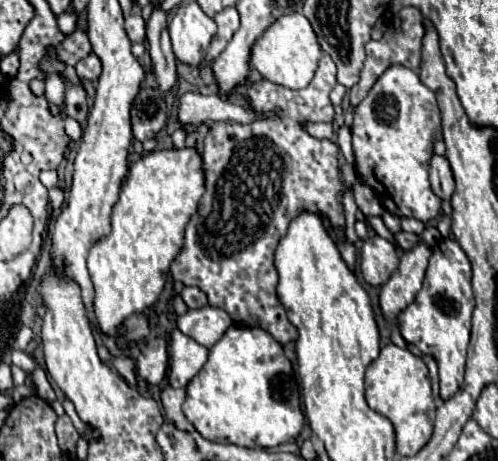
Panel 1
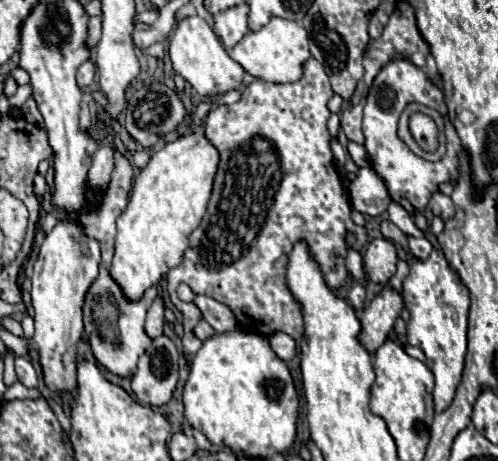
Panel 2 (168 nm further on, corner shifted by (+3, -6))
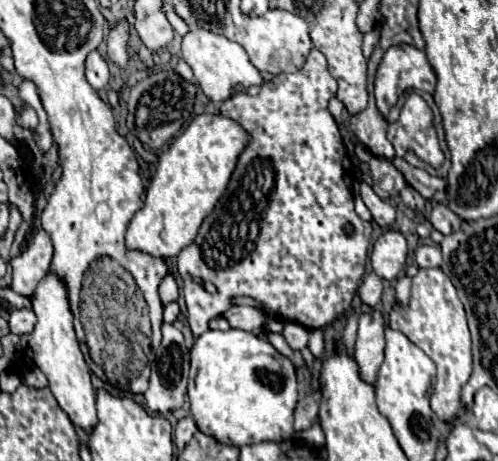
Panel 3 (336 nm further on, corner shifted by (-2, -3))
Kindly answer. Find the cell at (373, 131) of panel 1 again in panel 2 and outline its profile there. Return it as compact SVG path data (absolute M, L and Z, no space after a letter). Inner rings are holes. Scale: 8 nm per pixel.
M405 58L393 60L391 64L387 64L387 68L381 68L379 76L373 80L373 86L367 96L367 104L363 108L363 136L365 136L363 146L367 150L371 168L385 182L391 200L401 204L411 216L423 214L427 210L429 196L437 190L439 184L447 182L449 178L457 178L457 156L461 152L461 140L447 116L447 104L445 104L443 90L437 88L421 68L413 66ZM411 102L417 102L417 104L437 110L445 120L447 154L437 162L427 162L427 160L415 156L407 148L407 144L397 136L399 116Z

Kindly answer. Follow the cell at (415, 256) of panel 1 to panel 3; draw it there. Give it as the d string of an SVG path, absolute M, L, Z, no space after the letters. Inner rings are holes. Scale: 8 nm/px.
M380 311L364 313L360 317L354 361L358 363L360 379L374 385L384 361L384 319Z

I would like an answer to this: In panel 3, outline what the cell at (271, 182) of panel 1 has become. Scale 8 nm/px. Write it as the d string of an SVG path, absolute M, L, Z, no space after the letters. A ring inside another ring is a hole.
M312 49L304 67L296 73L280 73L272 81L262 83L258 95L236 93L222 103L220 113L236 119L252 135L252 141L242 151L226 193L202 221L194 243L178 253L178 271L188 301L188 325L194 337L206 331L210 319L224 315L238 295L262 301L270 315L282 321L296 321L306 329L320 329L350 307L366 271L368 221L362 221L354 211L354 165L328 111L328 101L334 95L336 79L328 73L326 57ZM346 223L352 225L354 233L344 231ZM194 279L212 281L216 293L204 291Z

